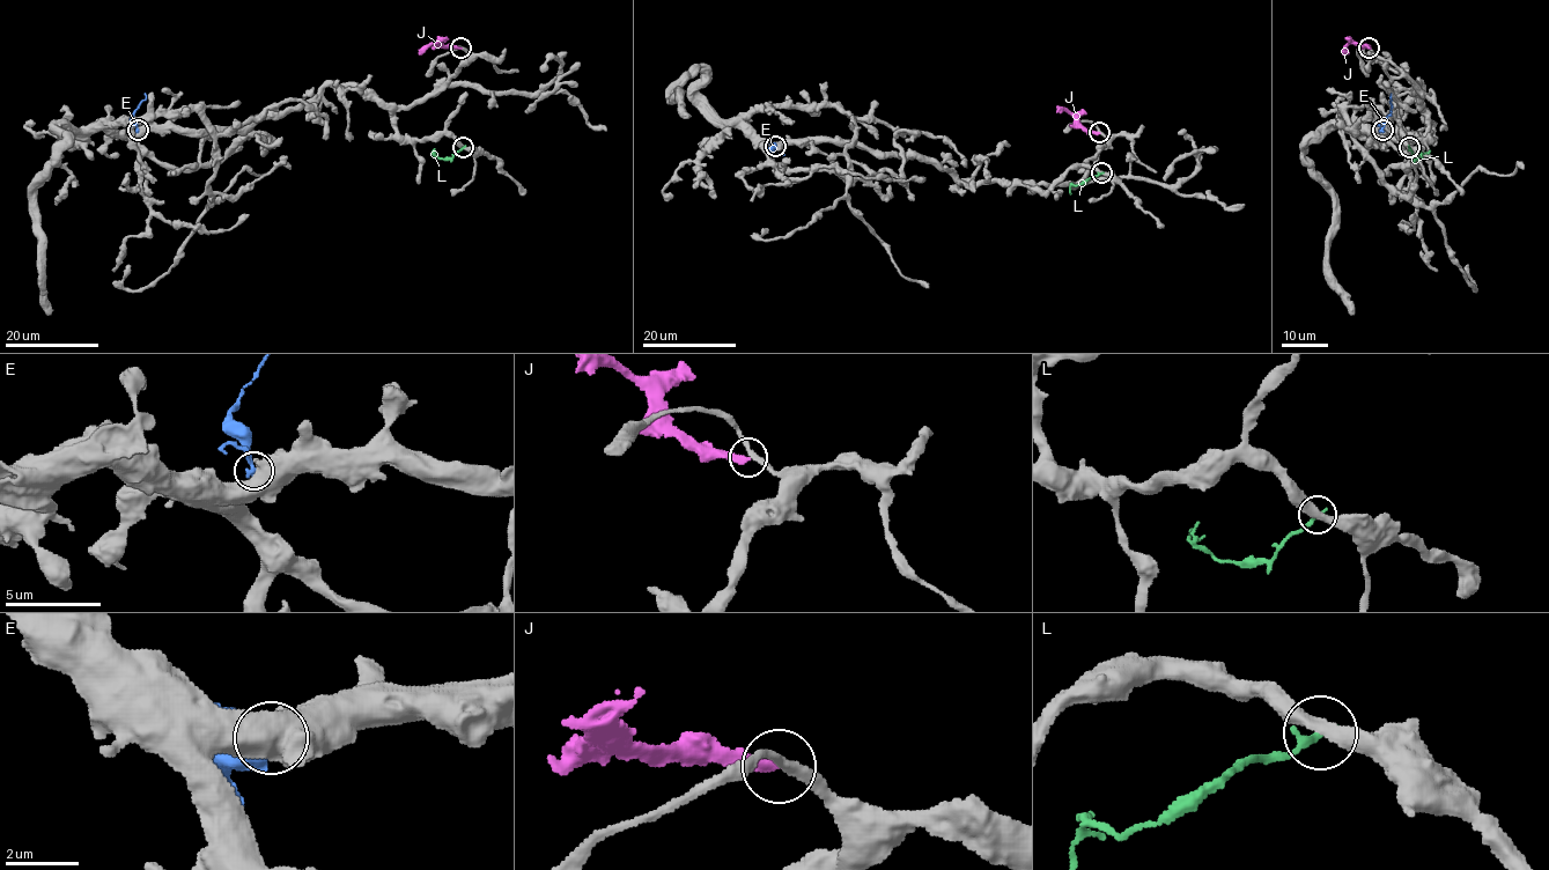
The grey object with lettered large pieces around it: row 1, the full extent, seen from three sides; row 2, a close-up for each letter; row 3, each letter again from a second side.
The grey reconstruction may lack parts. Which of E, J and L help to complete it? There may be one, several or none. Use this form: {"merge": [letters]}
{"merge": []}

